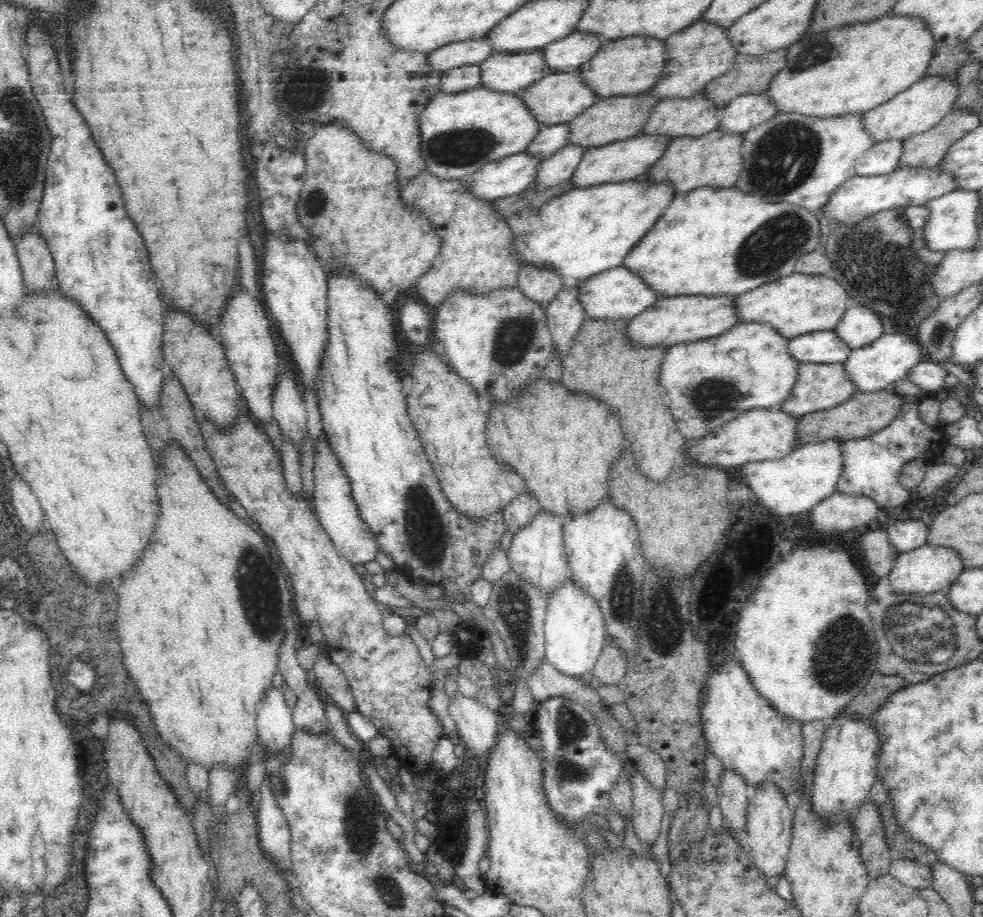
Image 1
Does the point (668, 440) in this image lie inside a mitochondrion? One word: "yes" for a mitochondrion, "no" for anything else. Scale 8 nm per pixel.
no

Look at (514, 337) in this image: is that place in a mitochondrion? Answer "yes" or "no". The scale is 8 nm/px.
yes

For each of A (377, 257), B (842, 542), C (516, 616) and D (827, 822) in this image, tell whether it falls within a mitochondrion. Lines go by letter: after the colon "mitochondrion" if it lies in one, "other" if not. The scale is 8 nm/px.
A: other
B: other
C: mitochondrion
D: other

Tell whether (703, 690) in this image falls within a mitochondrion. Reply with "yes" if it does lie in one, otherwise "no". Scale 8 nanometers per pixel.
no

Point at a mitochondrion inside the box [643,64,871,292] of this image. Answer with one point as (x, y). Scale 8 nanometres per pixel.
(783, 161)

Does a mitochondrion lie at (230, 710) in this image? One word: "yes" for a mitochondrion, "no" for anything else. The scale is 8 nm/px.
no

